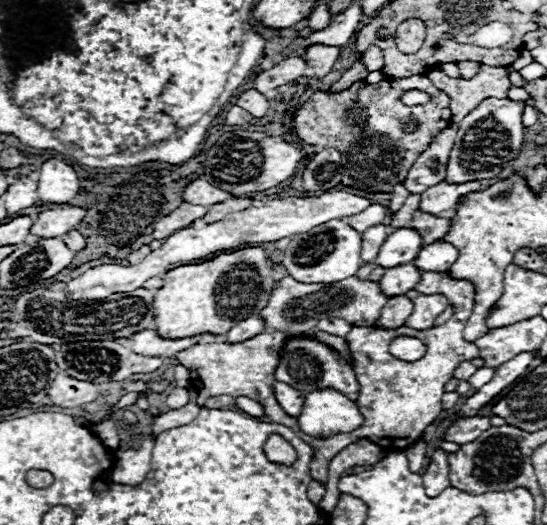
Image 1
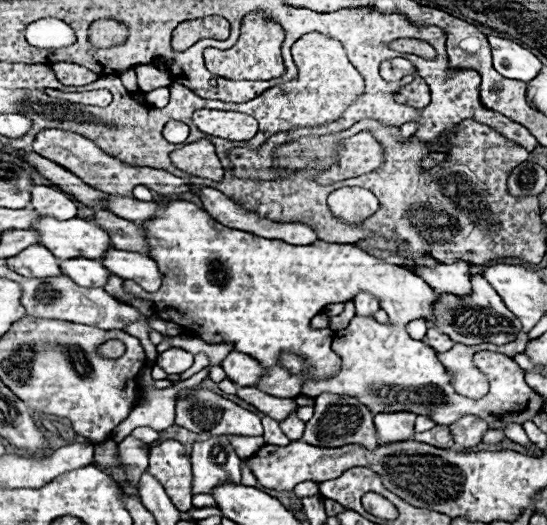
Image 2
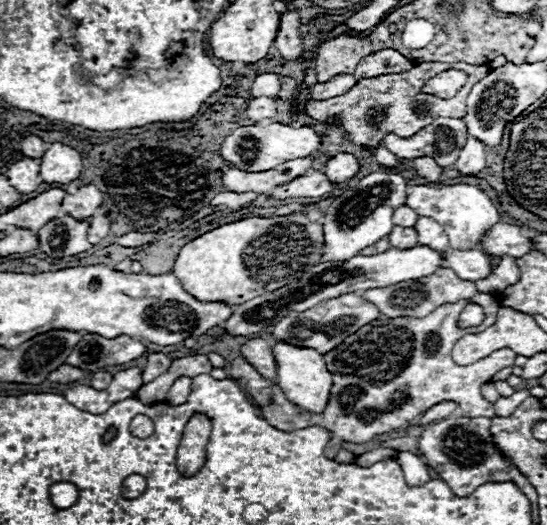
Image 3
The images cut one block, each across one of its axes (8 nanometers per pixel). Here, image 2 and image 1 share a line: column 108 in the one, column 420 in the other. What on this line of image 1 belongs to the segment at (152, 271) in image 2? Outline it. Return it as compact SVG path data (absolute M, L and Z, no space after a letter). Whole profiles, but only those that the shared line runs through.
M434 242L422 248L418 252L418 258L414 260L414 266L420 272L446 272L456 262L458 250L448 242Z

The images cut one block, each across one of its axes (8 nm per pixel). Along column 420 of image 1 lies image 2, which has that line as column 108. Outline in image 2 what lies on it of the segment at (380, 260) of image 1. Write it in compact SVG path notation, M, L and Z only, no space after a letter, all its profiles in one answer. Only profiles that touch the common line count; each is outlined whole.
M38 218L30 228L40 236L40 244L50 248L60 260L68 258L92 258L98 260L110 250L108 234L94 224L92 220L56 220L56 218Z

